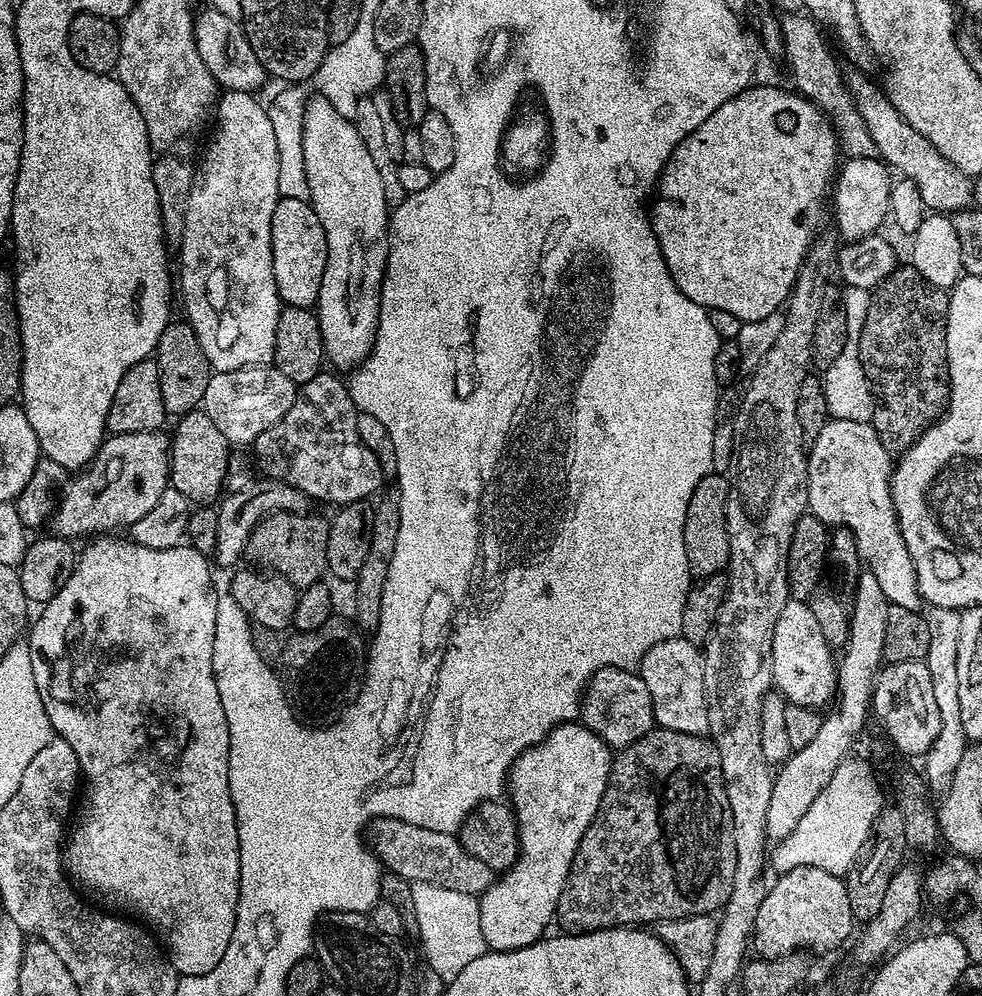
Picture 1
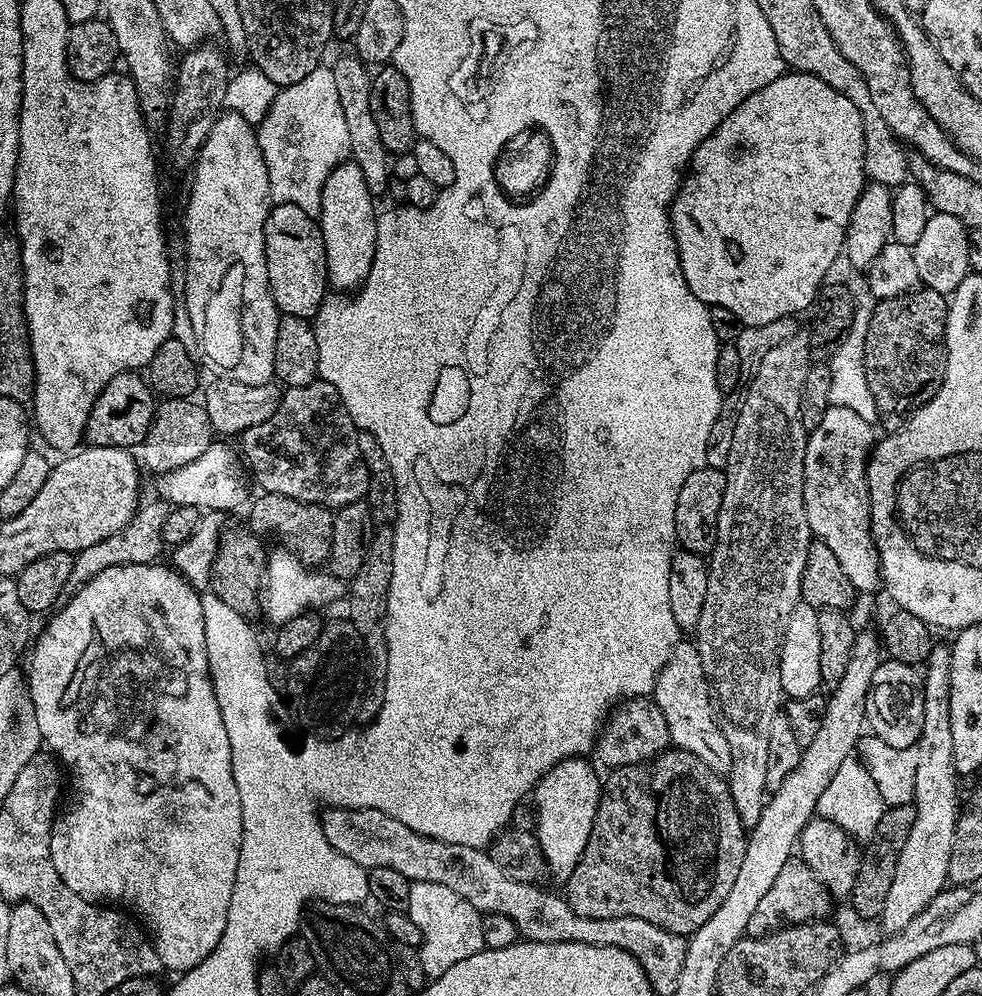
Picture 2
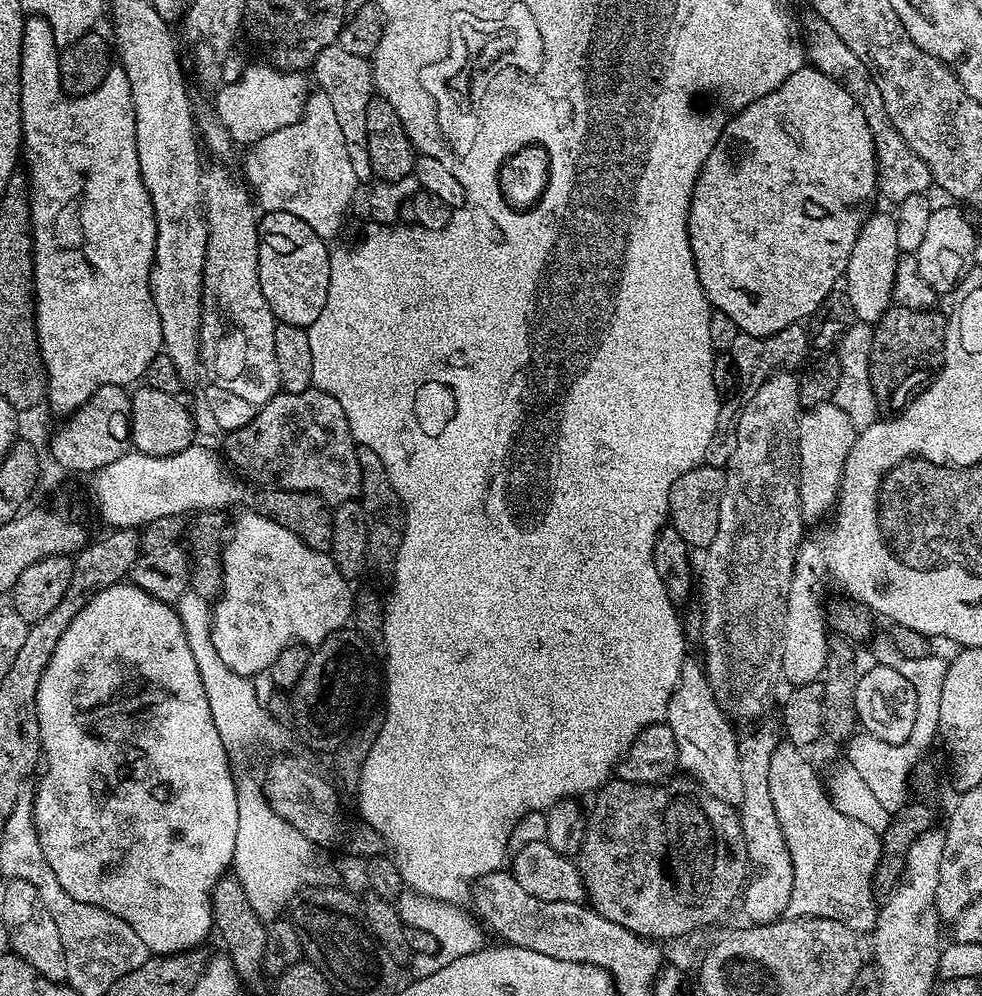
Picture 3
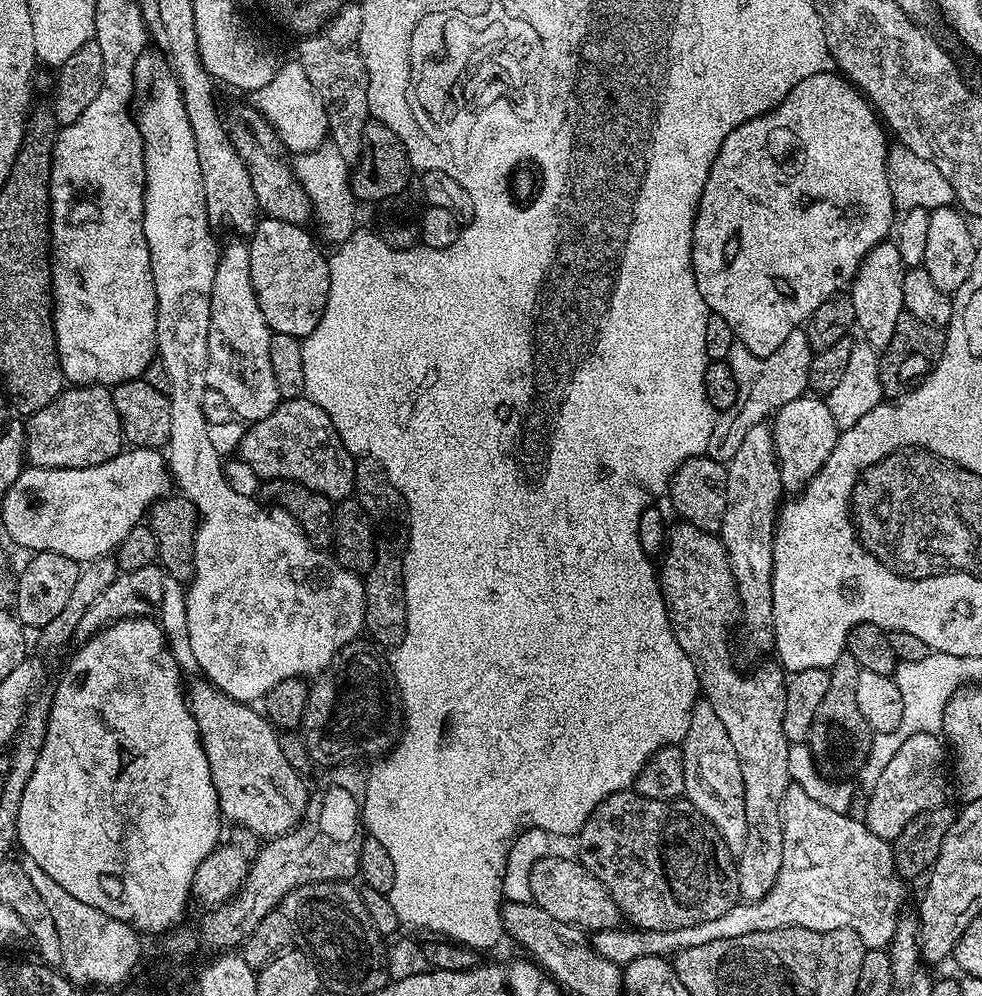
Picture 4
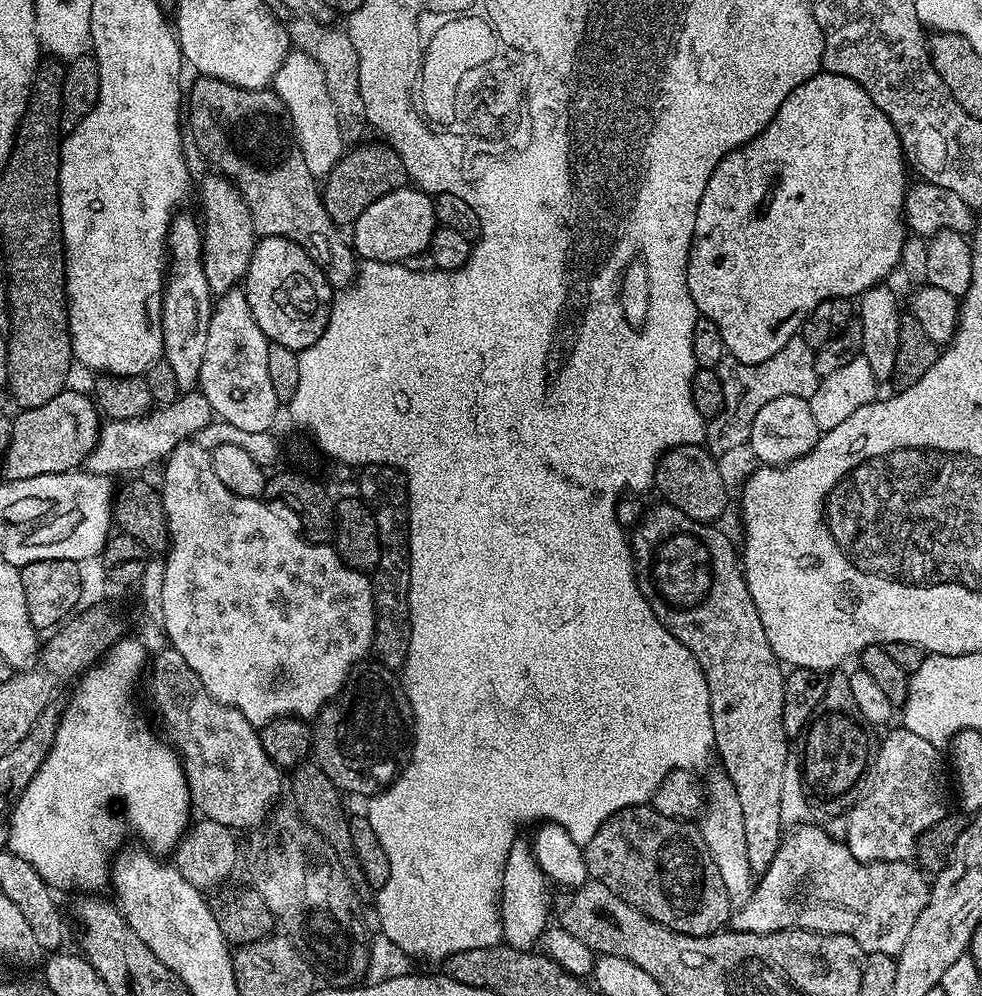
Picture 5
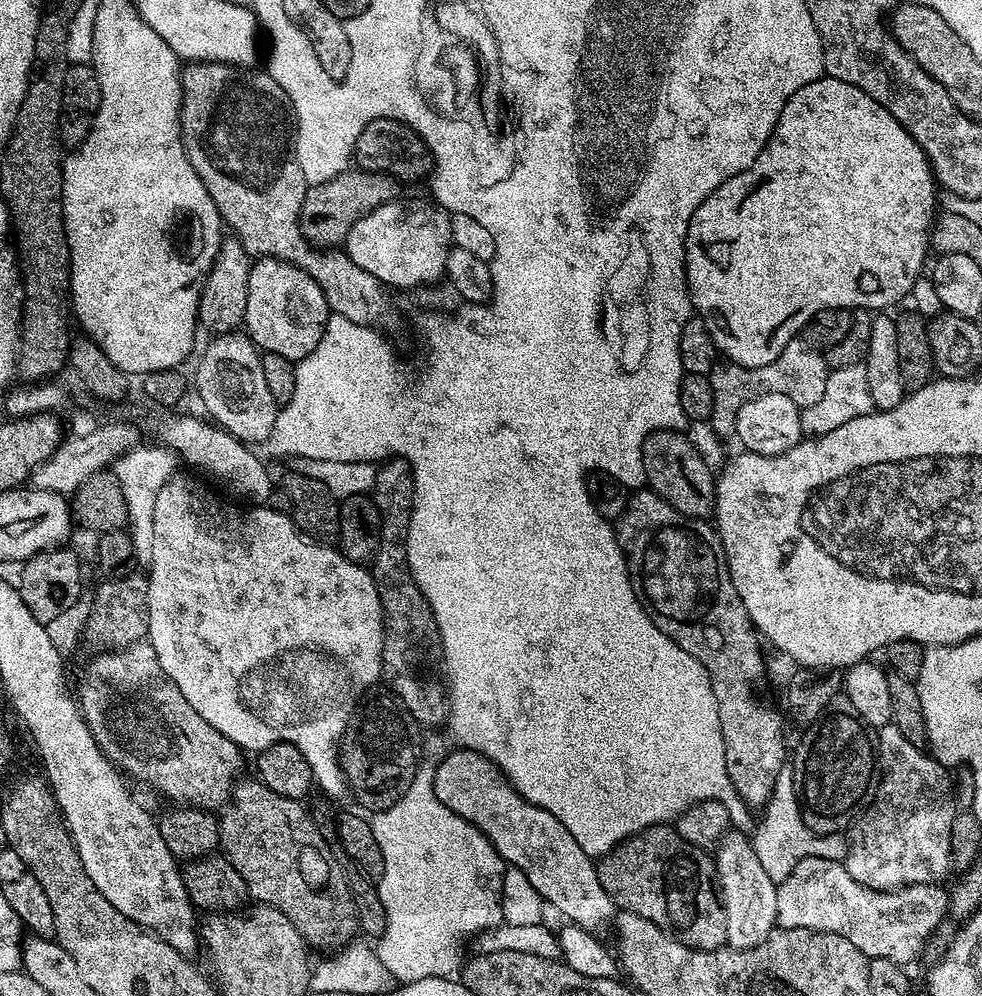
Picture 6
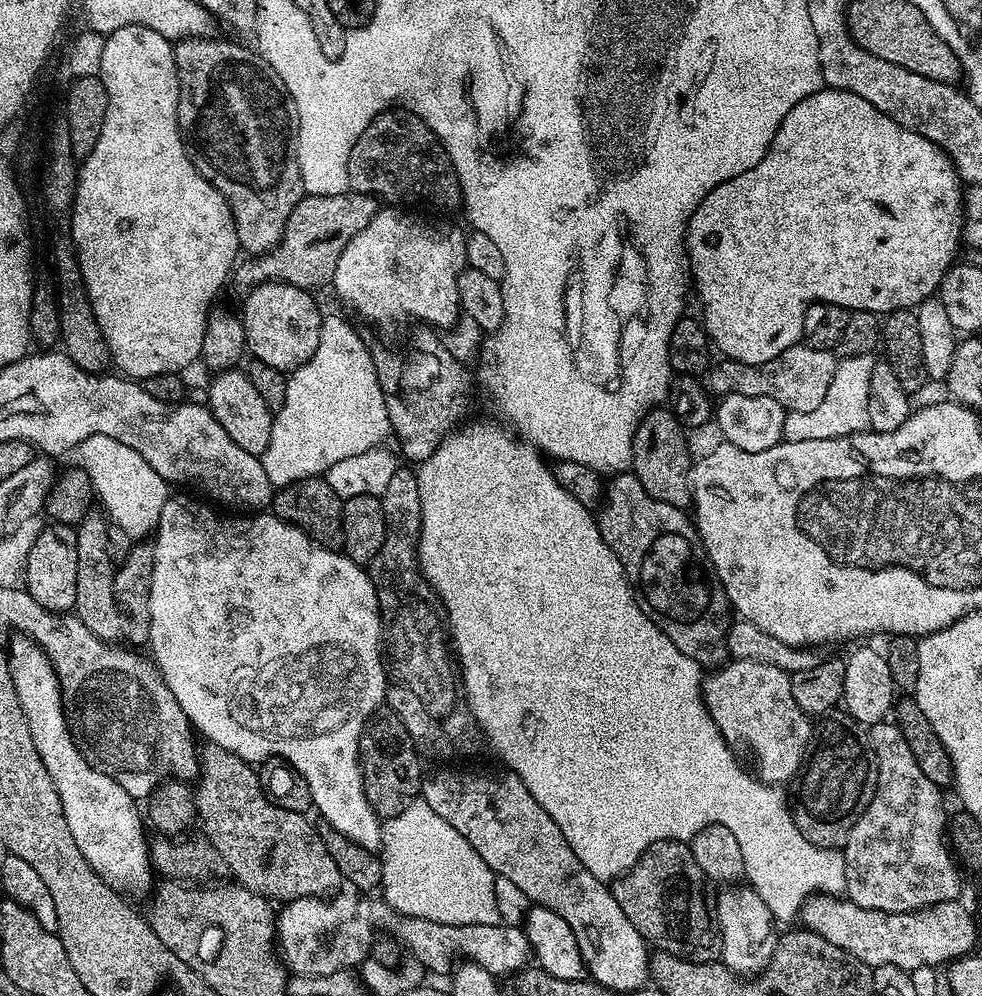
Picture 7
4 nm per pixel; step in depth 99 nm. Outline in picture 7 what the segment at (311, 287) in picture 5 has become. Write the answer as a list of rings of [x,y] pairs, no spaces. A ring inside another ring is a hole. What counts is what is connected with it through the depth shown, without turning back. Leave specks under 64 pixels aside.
[[[277,280],[259,284],[243,297],[244,338],[246,348],[255,359],[274,366],[274,370],[291,374],[302,367],[318,350],[322,311],[307,288],[290,286]]]

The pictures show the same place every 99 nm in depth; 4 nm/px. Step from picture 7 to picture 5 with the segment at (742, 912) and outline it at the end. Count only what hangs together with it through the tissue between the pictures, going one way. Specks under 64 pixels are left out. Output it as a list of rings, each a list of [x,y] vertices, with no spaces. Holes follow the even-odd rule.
[[[716,770],[708,784],[706,780],[703,820],[704,824],[699,825],[699,830],[710,850],[710,858],[714,858],[714,866],[718,866],[718,874],[722,874],[722,882],[726,882],[726,894],[733,905],[743,906],[752,897],[754,873],[750,866],[750,857],[746,854],[746,822],[742,818],[742,806],[738,803],[738,790],[722,770]]]

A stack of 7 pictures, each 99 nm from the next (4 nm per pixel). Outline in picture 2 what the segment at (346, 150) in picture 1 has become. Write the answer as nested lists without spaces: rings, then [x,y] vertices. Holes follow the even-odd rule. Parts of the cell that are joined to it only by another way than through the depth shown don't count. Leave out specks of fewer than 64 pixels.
[[[343,162],[326,178],[321,192],[318,223],[324,235],[328,282],[336,290],[356,290],[370,274],[376,249],[377,201],[356,164]],[[352,288],[352,289],[348,289]]]

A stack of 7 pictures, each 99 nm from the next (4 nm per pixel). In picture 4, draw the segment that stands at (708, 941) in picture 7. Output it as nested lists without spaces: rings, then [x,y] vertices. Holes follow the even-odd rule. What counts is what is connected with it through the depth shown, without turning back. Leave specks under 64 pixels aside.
[[[635,790],[616,792],[612,796],[605,798],[592,811],[590,818],[586,818],[586,822],[580,827],[574,843],[580,847],[580,853],[578,853],[580,863],[583,864],[586,870],[590,870],[590,874],[594,874],[594,878],[598,878],[598,882],[602,882],[602,886],[606,886],[606,890],[612,895],[616,905],[620,907],[621,917],[629,925],[639,929],[682,930],[682,926],[698,926],[698,922],[710,922],[713,918],[719,918],[721,914],[726,914],[726,910],[733,908],[740,900],[740,887],[738,886],[738,874],[736,873],[734,854],[726,846],[726,842],[720,837],[716,827],[687,798],[655,800],[654,798],[640,796]]]

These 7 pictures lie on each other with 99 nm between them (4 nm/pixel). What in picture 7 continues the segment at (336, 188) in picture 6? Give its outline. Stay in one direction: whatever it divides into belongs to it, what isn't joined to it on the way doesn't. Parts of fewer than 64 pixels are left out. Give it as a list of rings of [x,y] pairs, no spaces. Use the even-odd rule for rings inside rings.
[[[351,190],[329,196],[301,196],[298,206],[290,210],[290,218],[286,218],[280,243],[271,252],[245,259],[245,264],[237,263],[230,277],[231,287],[247,294],[259,284],[269,284],[272,280],[309,290],[316,290],[319,284],[327,285],[338,266],[338,258],[342,258],[342,250],[346,250],[346,242],[358,230],[363,230],[377,211],[375,196]]]

